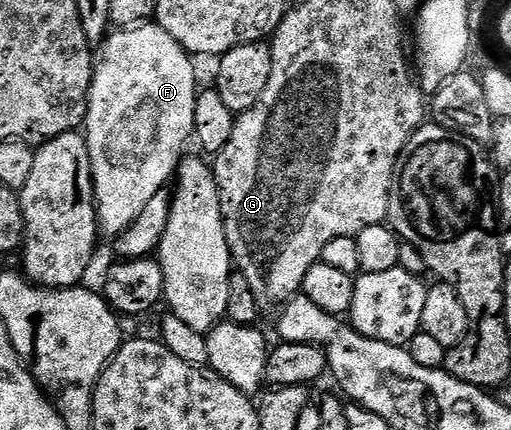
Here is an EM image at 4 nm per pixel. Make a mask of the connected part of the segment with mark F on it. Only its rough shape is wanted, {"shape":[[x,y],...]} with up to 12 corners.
{"shape":[[158,23],[117,28],[88,92],[105,234],[175,178],[196,69]]}

